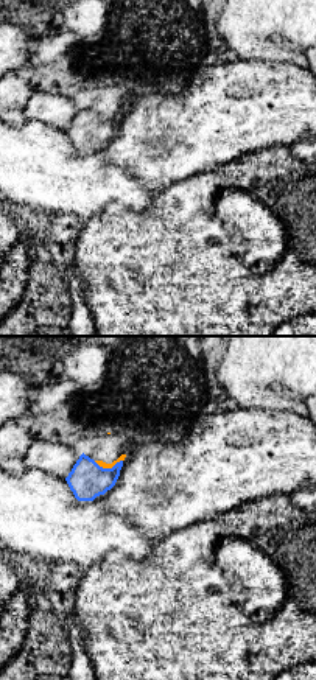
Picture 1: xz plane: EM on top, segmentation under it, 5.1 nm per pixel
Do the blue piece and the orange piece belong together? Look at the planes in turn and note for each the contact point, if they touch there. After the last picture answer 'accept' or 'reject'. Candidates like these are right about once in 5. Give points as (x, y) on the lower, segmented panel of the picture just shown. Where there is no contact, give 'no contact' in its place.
meets blue at (108, 469)

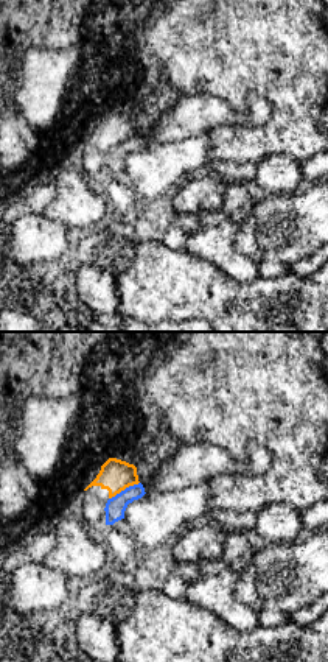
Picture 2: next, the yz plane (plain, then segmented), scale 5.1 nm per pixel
meets blue at (125, 489)

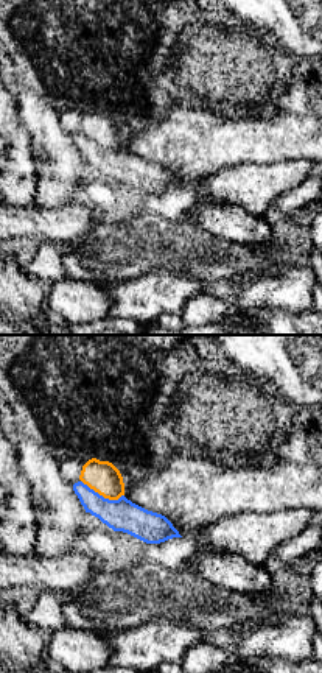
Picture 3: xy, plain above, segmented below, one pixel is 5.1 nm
meets blue at (101, 496)

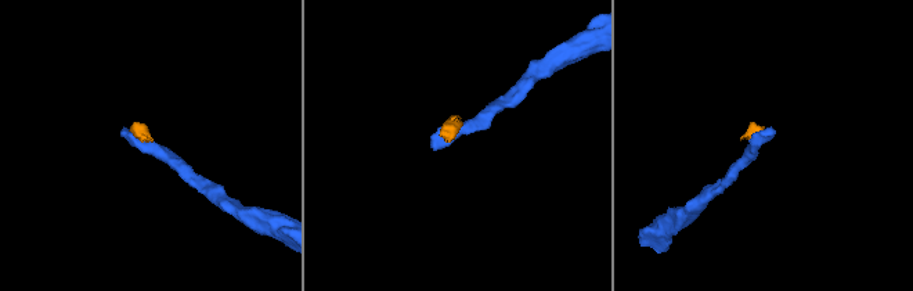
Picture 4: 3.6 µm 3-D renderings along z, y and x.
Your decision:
reject

